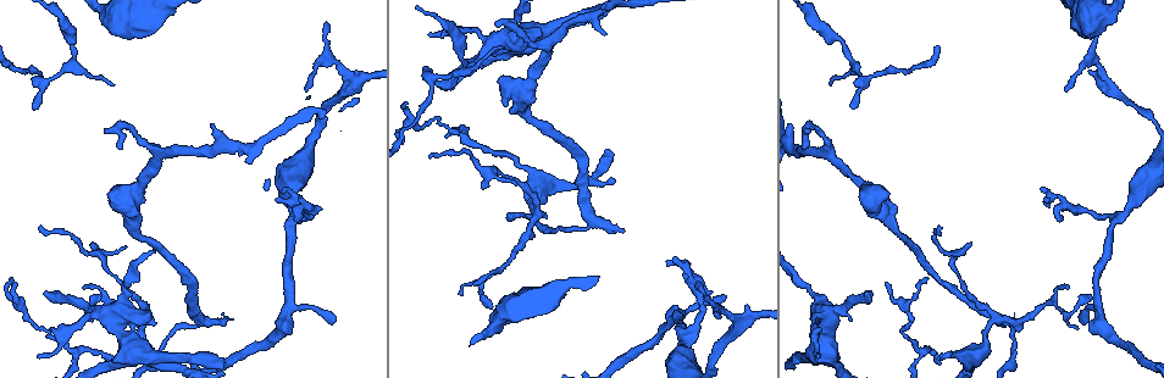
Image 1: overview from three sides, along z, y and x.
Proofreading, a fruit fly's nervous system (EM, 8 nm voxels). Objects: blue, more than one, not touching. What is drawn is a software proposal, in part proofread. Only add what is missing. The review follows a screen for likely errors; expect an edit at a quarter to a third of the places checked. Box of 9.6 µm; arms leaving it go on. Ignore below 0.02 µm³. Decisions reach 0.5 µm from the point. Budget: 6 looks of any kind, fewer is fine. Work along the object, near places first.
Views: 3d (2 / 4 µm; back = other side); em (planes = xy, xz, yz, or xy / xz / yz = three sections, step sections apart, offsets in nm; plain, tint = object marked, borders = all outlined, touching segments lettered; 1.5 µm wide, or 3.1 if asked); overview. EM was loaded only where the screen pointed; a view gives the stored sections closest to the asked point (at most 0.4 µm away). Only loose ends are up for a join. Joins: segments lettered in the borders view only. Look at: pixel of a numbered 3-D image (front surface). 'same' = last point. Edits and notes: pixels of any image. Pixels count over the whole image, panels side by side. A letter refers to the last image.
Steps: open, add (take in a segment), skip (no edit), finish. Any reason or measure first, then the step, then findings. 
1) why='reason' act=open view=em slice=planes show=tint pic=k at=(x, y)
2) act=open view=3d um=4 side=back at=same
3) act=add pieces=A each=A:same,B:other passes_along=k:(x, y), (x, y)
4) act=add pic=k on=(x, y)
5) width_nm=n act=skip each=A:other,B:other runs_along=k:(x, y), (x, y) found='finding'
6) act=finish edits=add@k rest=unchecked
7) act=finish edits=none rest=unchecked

why='an open end' act=open view=em slice=yz step=8 show=tint pic=1 at=(1081, 316)

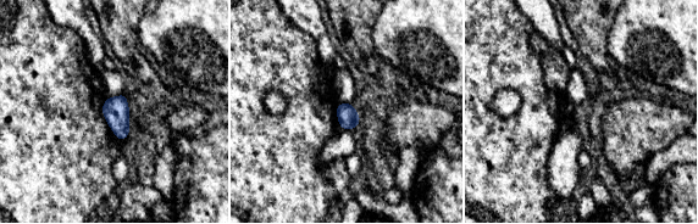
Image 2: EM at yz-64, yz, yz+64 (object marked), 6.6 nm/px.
why='cut it another way' act=open view=em slice=planes show=tint at=same

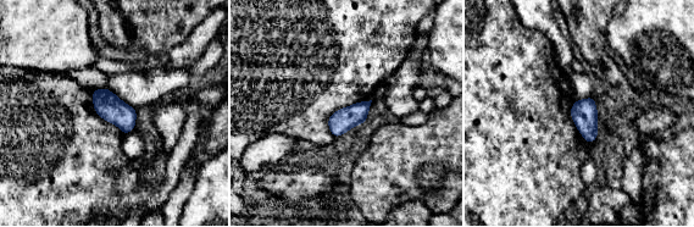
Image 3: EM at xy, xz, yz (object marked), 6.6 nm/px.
act=open view=em slice=planes show=borders at=same

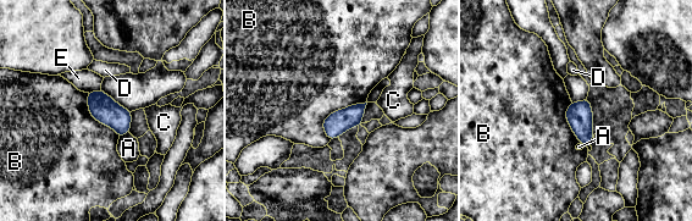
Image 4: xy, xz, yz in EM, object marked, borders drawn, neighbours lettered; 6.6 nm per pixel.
width_nm=160 longest_contact=B:360nm act=skip each=A:other,B:other,C:other,D:other,E:other found='no lettered segment goes on from it'

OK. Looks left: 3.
why='free end' act=open view=em slice=planes show=borders pic=1 at=(1041, 189)

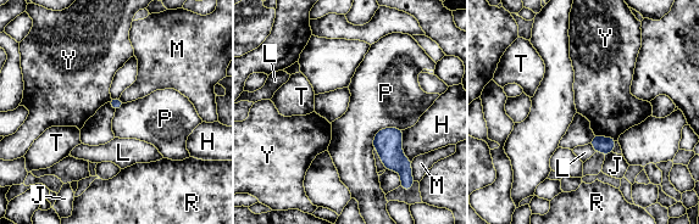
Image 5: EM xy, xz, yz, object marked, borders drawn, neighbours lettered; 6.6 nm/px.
act=skip each=H:other,J:other,L:other,M:other,P:other,R:other,T:other,Y:other border=5:(403, 129), (381, 128), (372, 147) found='none of them fits'

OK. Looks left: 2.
why='an open end' act=open view=3d um=4 pic=1 at=(474, 285)

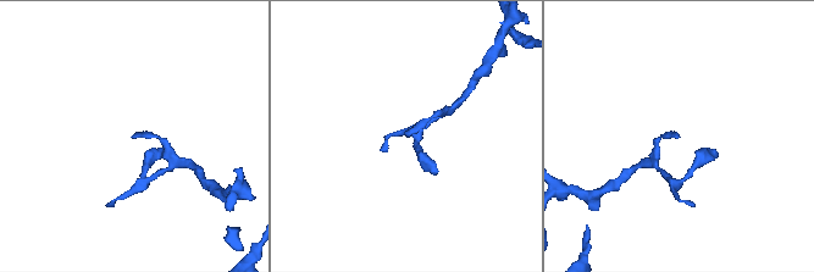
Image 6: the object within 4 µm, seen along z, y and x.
why='now the EM' act=open view=em slice=planes show=borders pic=6 at=(407, 135)

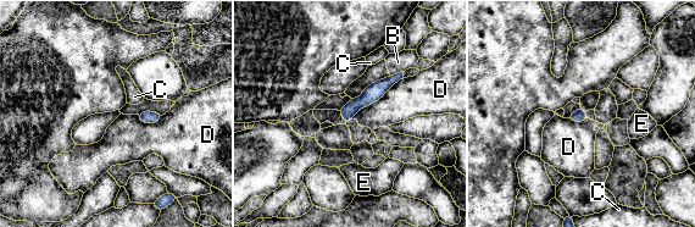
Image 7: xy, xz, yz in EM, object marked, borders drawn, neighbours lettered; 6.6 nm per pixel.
longest_contact=D:440nm act=skip each=B:other,C:other,D:other,E:other border=7:(404, 78), (350, 118) found='no lettered segment goes on from it'

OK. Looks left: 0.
act=finish edits=none rest=unchecked

